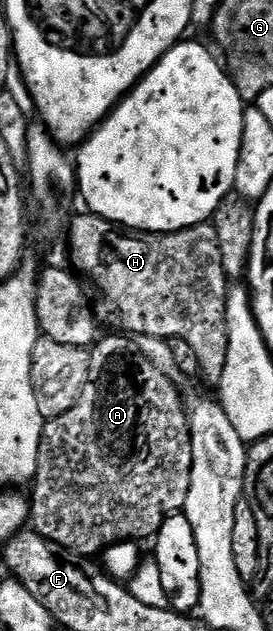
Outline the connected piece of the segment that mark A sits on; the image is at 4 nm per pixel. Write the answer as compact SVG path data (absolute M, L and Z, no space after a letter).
M104 336L91 349L91 370L89 379L85 383L85 391L81 399L65 415L50 418L43 426L41 443L39 444L39 462L35 472L33 488L29 493L31 503L30 528L34 532L40 533L57 543L61 547L71 549L74 553L84 555L99 555L104 549L115 545L118 541L133 541L143 543L143 540L154 538L156 533L161 531L165 519L171 514L182 511L185 507L185 499L189 495L189 483L191 482L191 468L193 467L193 447L191 446L191 422L189 420L189 409L179 398L179 393L175 390L175 385L166 377L164 370L160 366L154 365L147 354L143 352L138 344L134 345L127 337L107 337Z

